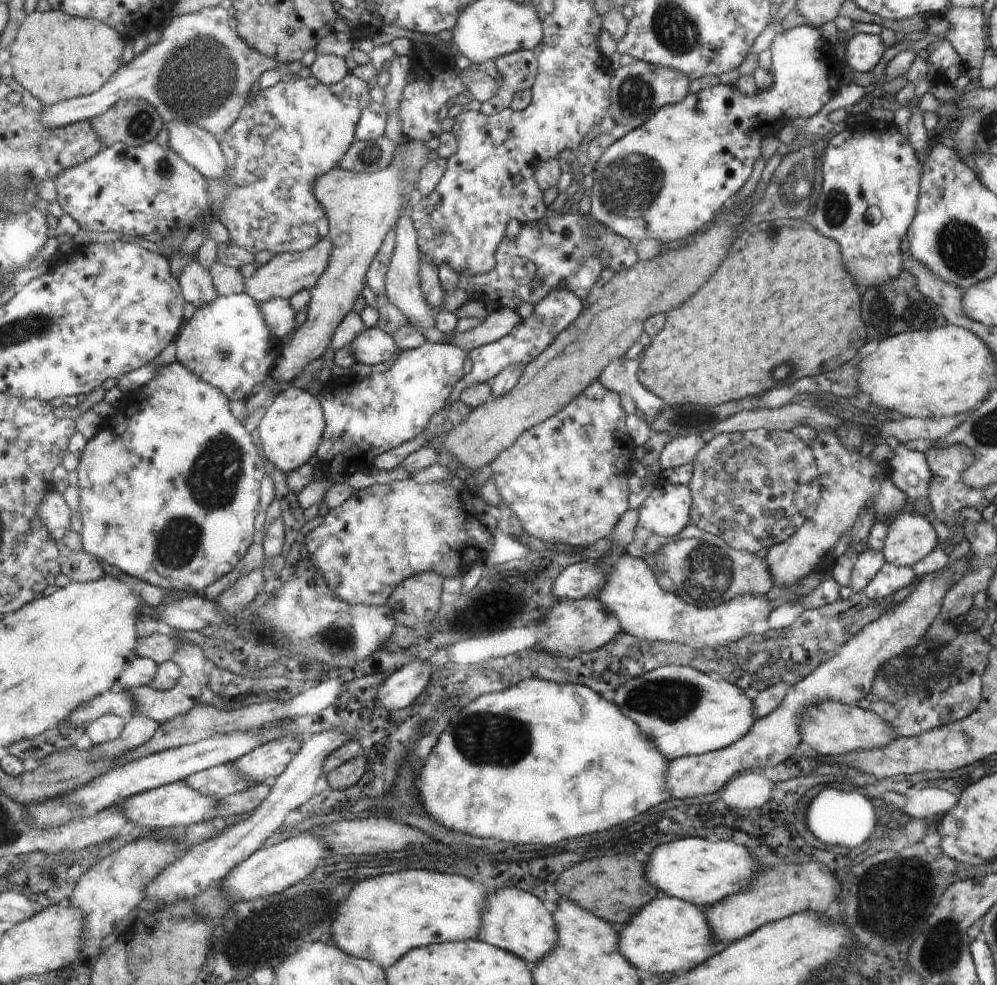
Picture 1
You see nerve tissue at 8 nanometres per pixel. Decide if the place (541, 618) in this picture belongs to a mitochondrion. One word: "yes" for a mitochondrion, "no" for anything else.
no

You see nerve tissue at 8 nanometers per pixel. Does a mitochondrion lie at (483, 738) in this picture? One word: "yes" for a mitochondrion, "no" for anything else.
yes

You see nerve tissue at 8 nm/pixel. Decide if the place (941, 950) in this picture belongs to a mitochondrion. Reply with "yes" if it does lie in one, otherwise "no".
yes

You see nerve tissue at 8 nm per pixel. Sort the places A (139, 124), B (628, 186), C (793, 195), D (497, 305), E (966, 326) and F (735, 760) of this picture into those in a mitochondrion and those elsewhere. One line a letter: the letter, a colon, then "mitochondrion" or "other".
A: mitochondrion
B: mitochondrion
C: mitochondrion
D: other
E: other
F: other

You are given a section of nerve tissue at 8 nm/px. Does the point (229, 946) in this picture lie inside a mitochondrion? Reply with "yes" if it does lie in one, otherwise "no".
yes

